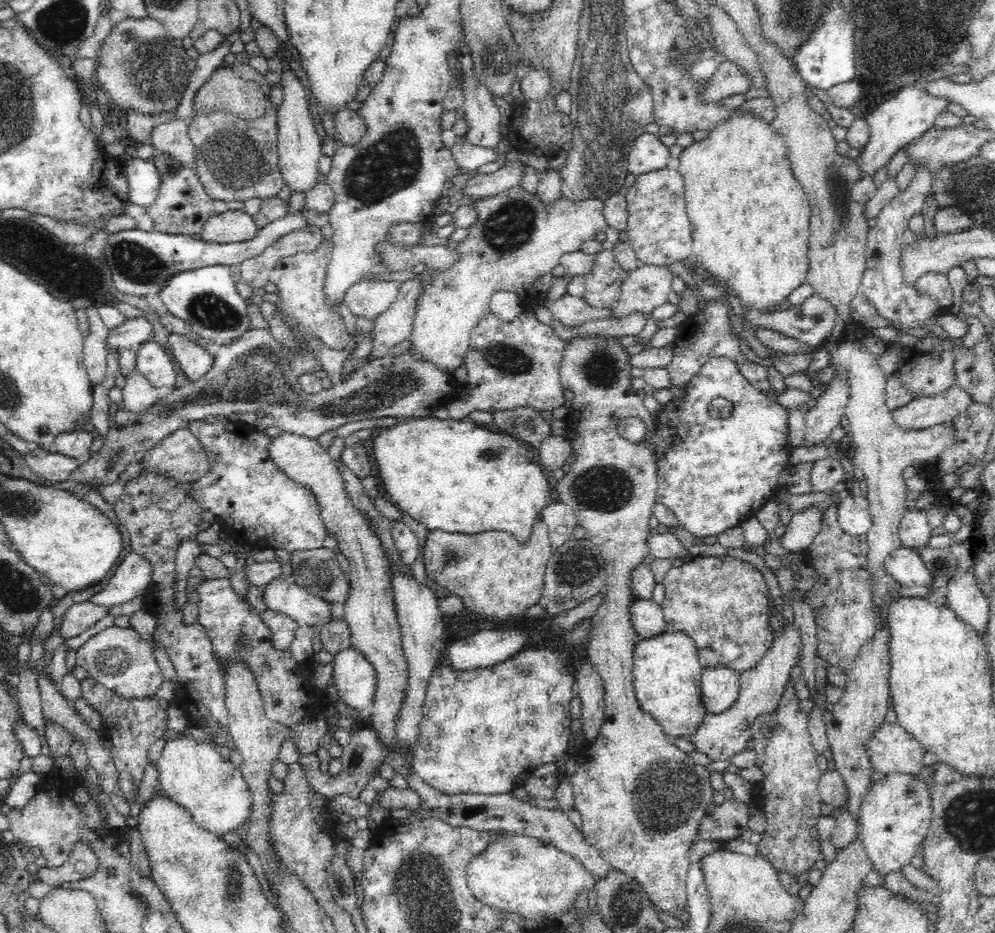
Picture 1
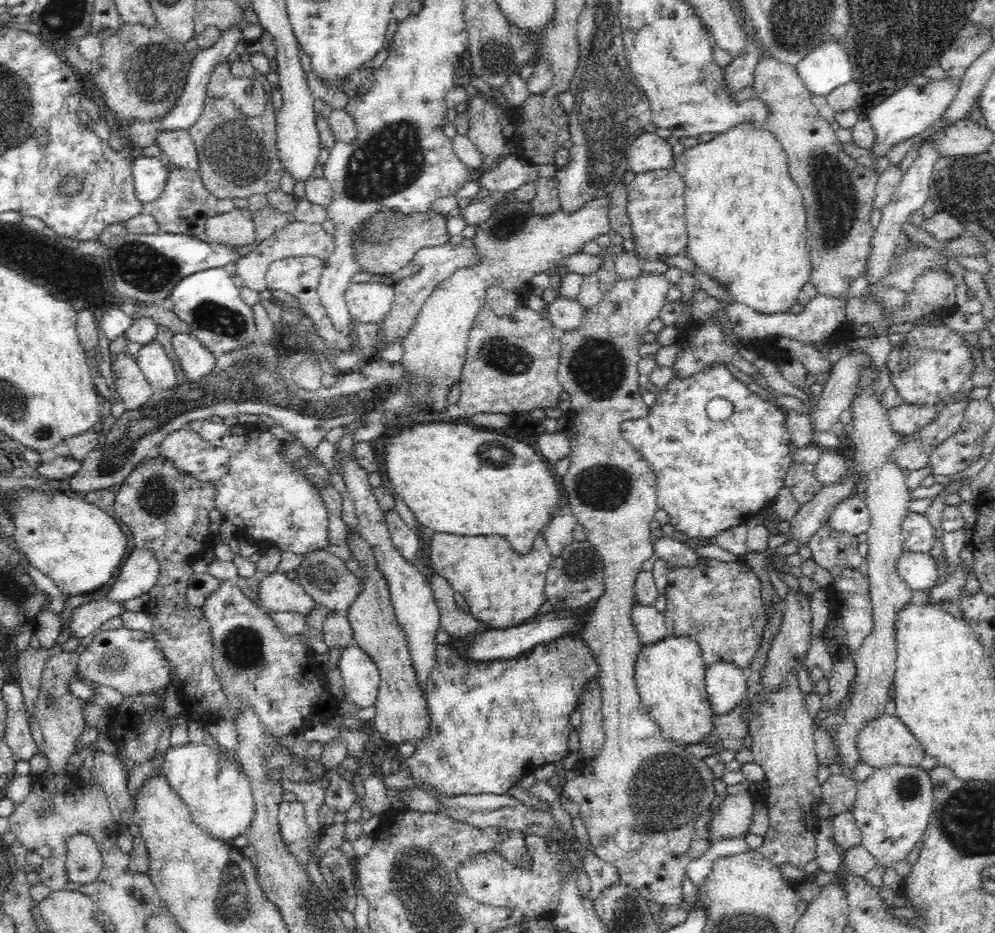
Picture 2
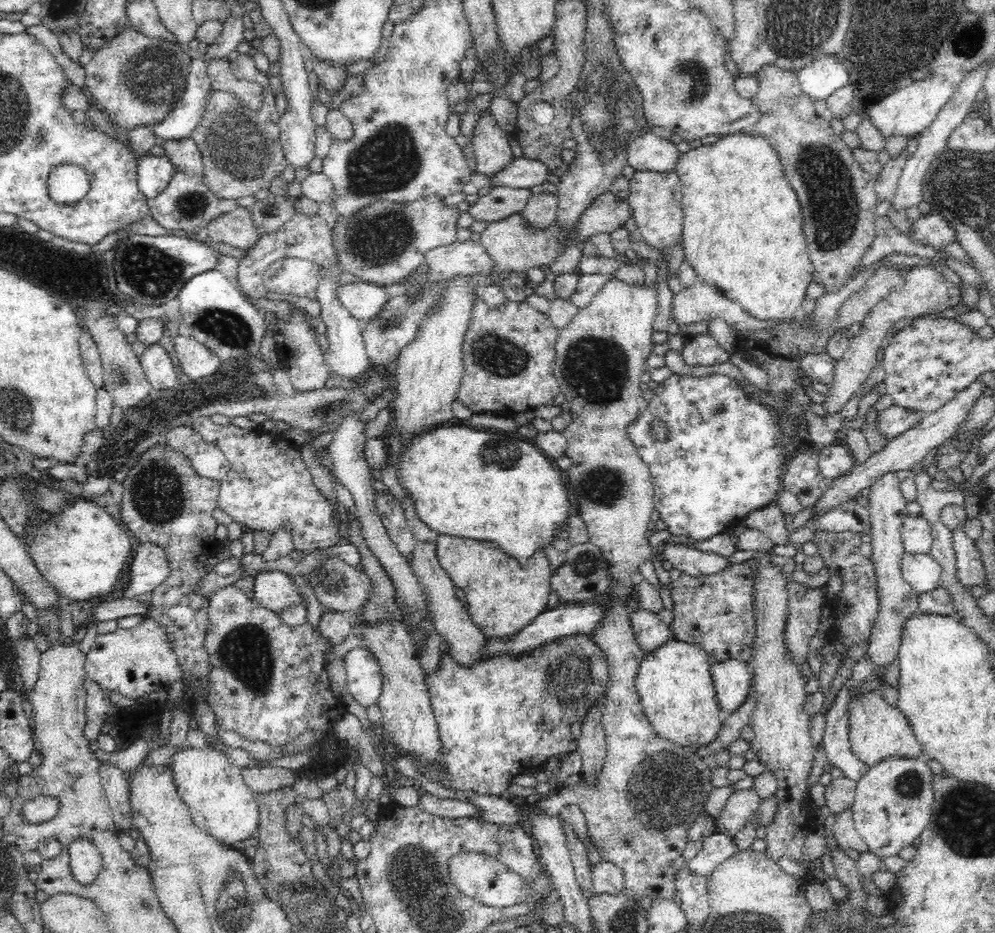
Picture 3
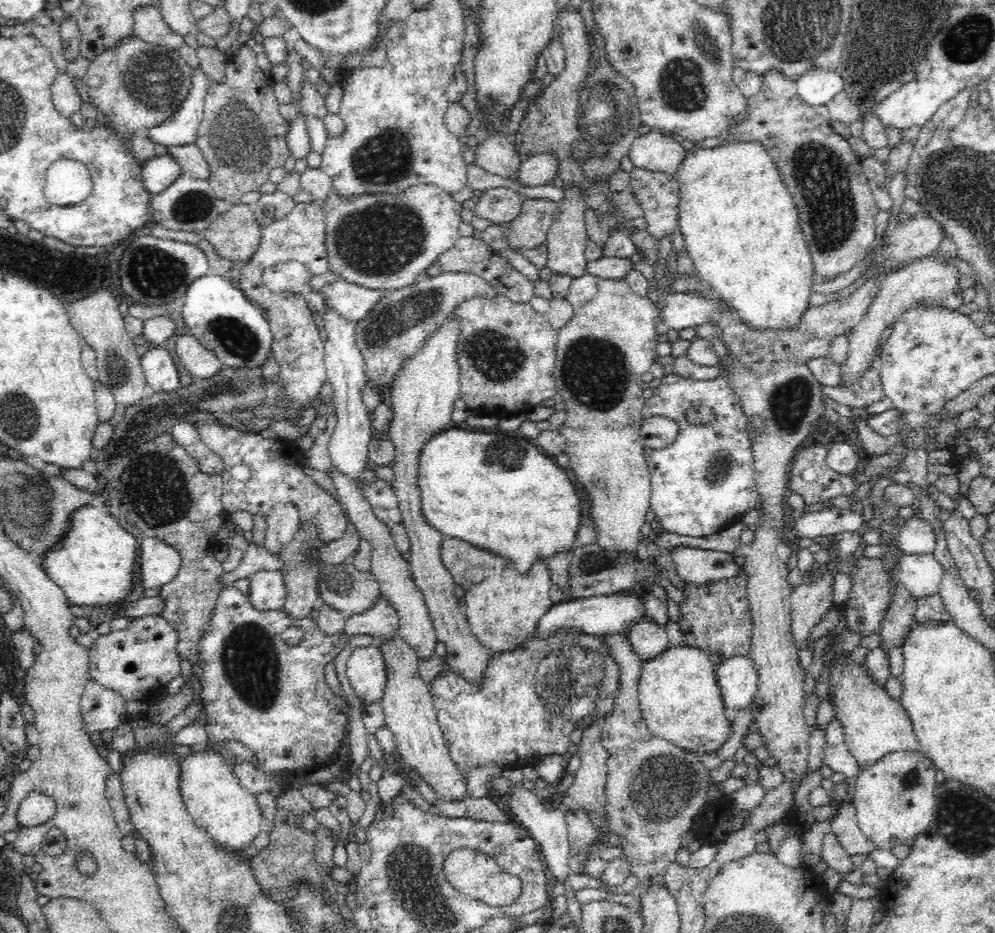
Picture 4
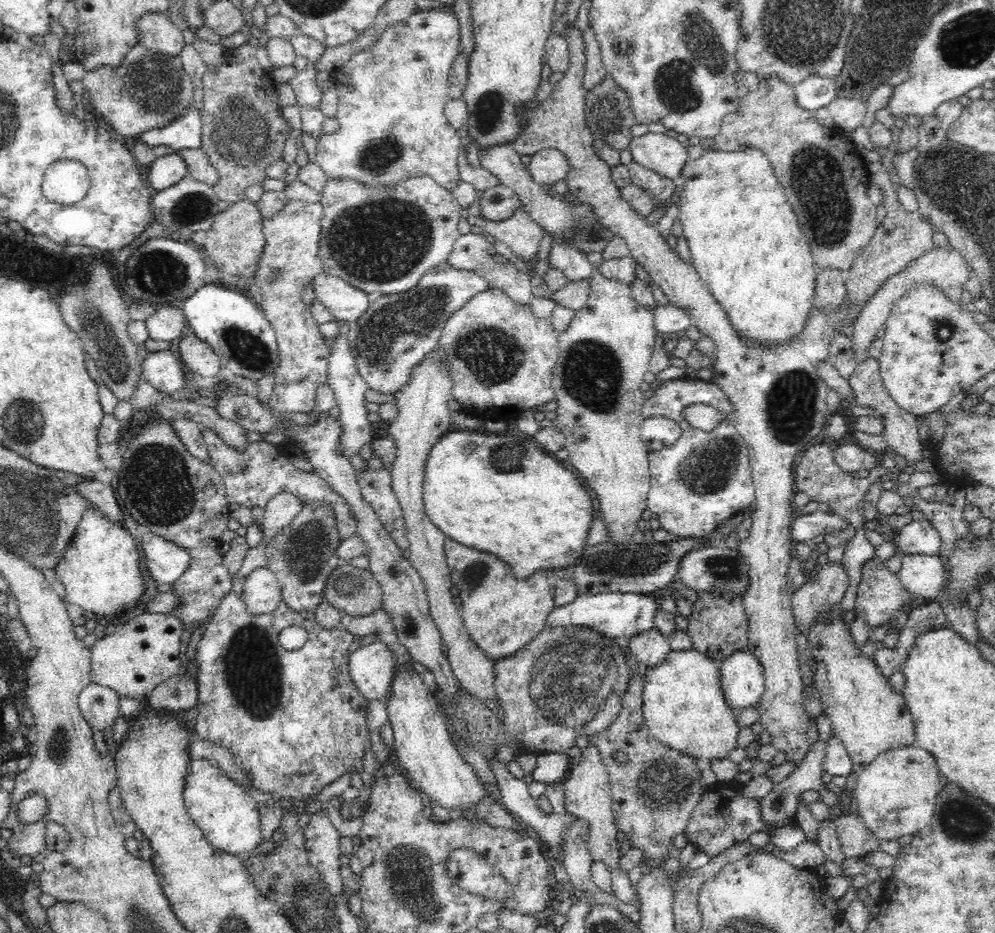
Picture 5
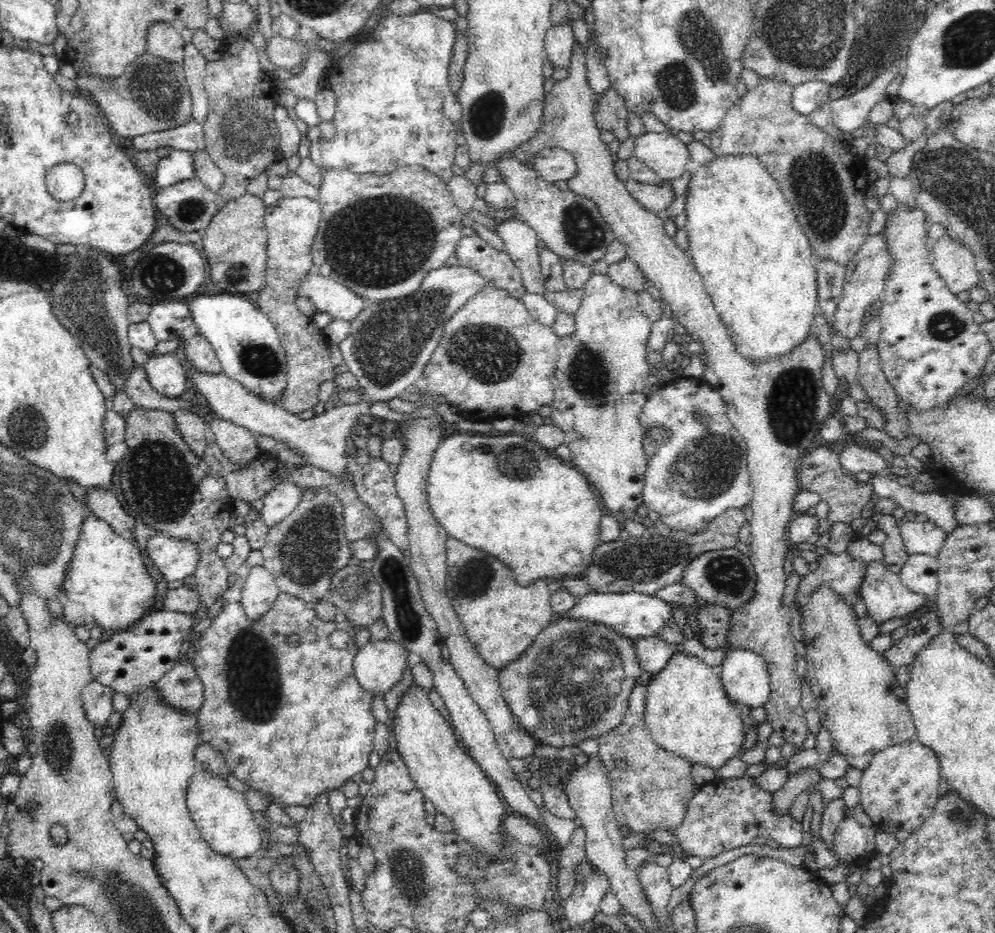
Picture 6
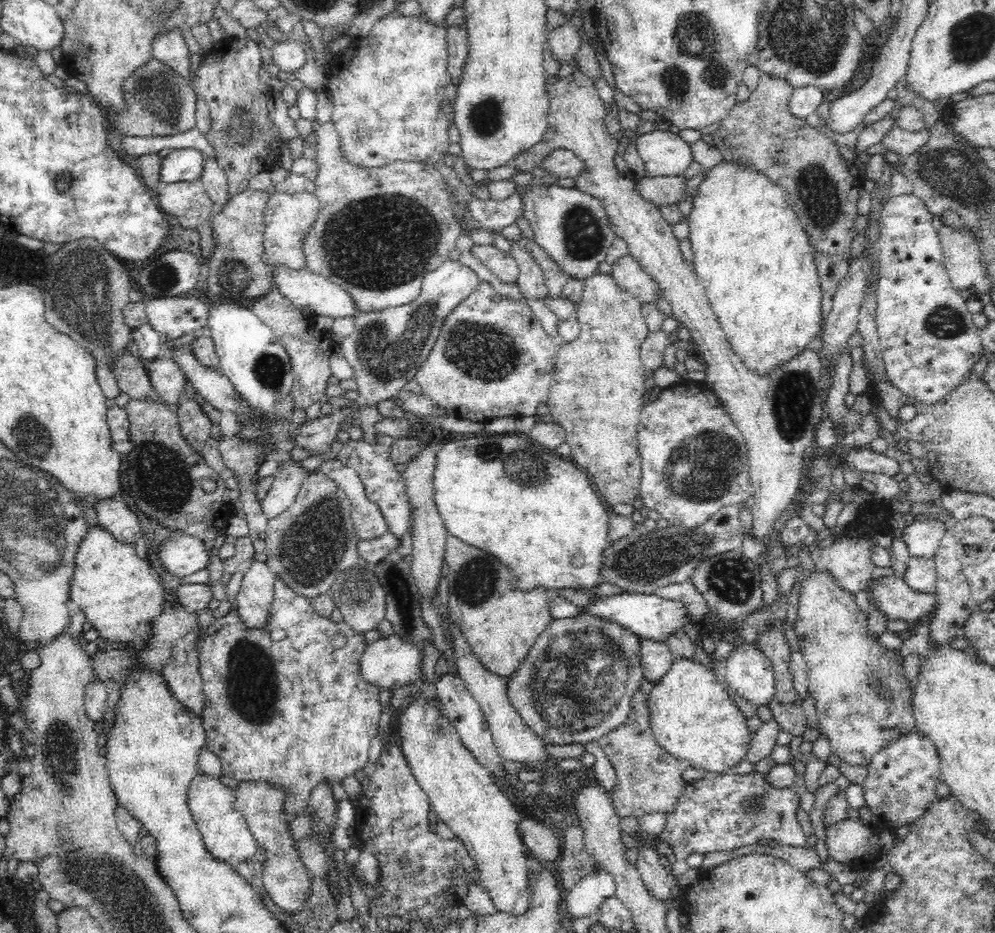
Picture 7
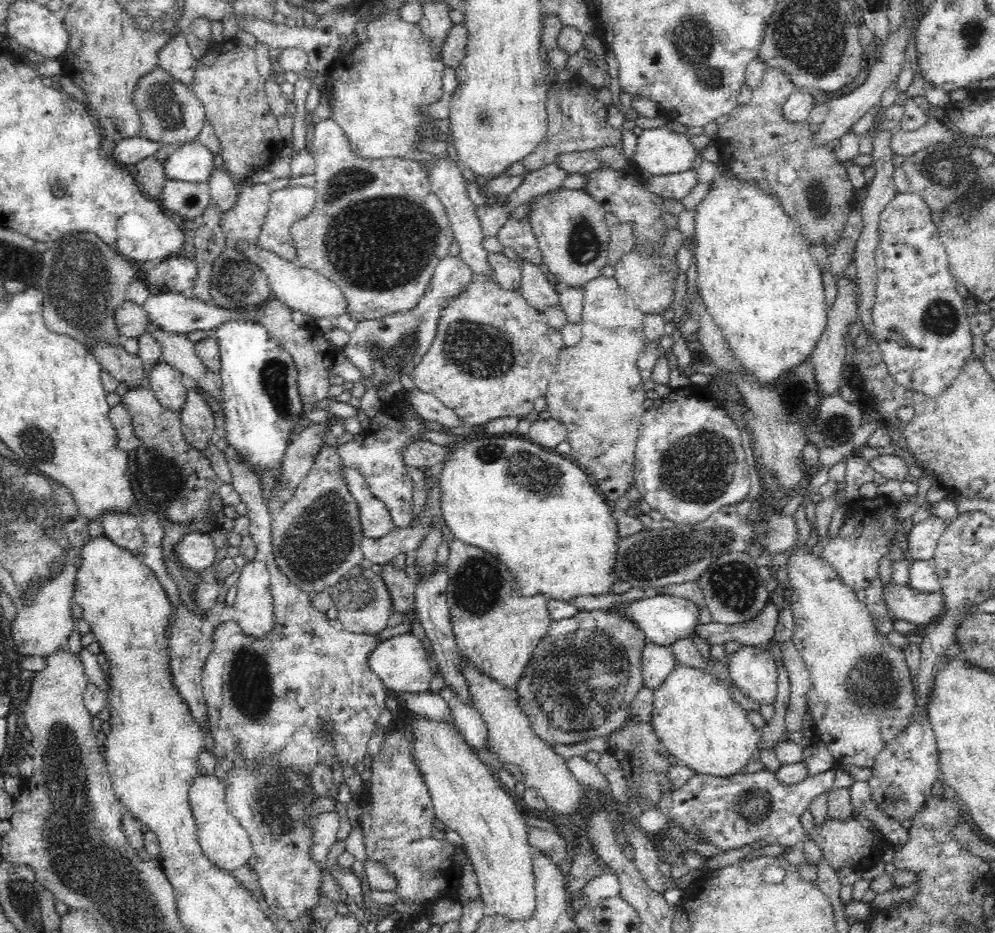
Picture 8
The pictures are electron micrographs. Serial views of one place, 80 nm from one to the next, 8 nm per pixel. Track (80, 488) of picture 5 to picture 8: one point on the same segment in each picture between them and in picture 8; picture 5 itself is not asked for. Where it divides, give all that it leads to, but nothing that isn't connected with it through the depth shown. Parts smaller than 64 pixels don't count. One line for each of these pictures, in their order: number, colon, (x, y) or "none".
6: (103, 503)
7: (112, 513)
8: (124, 529)

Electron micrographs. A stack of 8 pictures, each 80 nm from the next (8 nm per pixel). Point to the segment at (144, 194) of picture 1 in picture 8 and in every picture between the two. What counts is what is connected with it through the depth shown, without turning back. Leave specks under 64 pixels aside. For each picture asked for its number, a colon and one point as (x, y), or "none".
2: (150, 174)
3: (154, 173)
4: (159, 172)
5: (169, 169)
6: (179, 165)
7: (181, 165)
8: (193, 162)

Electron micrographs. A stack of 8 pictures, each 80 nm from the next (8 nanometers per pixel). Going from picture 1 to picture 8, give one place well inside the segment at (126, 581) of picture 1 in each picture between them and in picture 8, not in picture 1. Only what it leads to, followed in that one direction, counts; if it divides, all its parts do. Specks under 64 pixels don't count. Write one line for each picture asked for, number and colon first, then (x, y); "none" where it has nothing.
2: (140, 573)
3: (150, 566)
4: (159, 562)
5: (166, 561)
6: (175, 559)
7: (181, 555)
8: (195, 551)

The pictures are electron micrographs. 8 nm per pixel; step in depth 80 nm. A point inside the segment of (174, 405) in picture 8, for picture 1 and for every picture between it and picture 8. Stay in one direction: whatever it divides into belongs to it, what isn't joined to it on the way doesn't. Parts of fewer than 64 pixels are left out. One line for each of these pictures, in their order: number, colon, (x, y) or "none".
1: (153, 362)
2: (156, 366)
3: (159, 371)
4: (162, 375)
5: (160, 369)
6: (166, 375)
7: (168, 381)

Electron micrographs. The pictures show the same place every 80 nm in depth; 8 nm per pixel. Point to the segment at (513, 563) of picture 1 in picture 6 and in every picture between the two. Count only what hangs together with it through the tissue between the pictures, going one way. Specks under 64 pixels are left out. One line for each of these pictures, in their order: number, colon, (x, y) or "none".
2: (503, 589)
3: (502, 597)
4: (503, 609)
5: (502, 613)
6: (501, 619)

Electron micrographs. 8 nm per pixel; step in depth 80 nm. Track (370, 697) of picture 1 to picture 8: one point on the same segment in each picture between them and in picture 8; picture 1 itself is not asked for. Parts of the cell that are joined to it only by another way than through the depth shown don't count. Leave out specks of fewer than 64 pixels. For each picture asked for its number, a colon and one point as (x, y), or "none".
2: (360, 677)
3: (364, 678)
4: (366, 669)
5: (372, 668)
6: (379, 665)
7: (390, 662)
8: (401, 663)

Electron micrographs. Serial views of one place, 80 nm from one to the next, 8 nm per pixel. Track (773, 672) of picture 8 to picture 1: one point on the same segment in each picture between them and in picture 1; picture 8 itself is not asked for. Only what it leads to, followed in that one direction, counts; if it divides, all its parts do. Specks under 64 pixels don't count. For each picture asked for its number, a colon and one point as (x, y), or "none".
1: (719, 686)
2: (726, 684)
3: (731, 679)
4: (738, 680)
5: (741, 677)
6: (745, 677)
7: (749, 671)

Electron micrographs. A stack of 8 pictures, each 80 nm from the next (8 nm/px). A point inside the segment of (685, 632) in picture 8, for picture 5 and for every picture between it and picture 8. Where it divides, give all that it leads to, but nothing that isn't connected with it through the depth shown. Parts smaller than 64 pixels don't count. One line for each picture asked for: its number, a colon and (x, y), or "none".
5: (617, 615)
6: (636, 615)
7: (650, 616)

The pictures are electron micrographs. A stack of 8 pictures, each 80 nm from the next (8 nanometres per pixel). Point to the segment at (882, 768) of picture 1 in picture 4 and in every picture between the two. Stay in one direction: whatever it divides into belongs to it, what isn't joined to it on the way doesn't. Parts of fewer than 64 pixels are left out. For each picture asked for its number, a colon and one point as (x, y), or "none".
2: (884, 739)
3: (877, 730)
4: (873, 724)

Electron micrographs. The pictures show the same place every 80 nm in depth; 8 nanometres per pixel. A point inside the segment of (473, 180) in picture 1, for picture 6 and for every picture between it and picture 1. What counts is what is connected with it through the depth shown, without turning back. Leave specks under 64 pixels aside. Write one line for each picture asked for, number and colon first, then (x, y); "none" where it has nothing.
2: (514, 171)
3: (522, 172)
4: (539, 169)
5: (548, 166)
6: (551, 164)

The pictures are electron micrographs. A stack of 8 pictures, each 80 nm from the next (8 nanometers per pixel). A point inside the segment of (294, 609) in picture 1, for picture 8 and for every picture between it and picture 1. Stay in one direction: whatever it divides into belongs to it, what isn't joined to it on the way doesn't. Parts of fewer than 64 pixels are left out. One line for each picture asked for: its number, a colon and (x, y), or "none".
2: (277, 593)
3: (274, 591)
4: (266, 592)
5: (262, 593)
6: (259, 592)
7: (255, 596)
8: (253, 607)

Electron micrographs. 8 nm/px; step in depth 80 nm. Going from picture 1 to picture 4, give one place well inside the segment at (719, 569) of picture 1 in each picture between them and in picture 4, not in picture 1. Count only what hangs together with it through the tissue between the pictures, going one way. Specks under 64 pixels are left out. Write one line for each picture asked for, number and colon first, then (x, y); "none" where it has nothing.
2: (720, 607)
3: (715, 612)
4: (714, 618)

